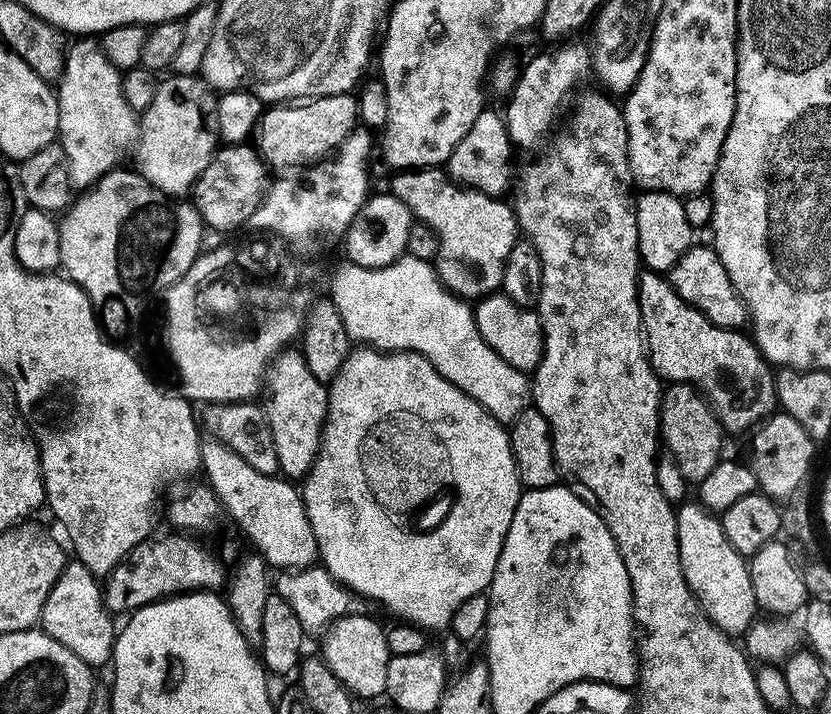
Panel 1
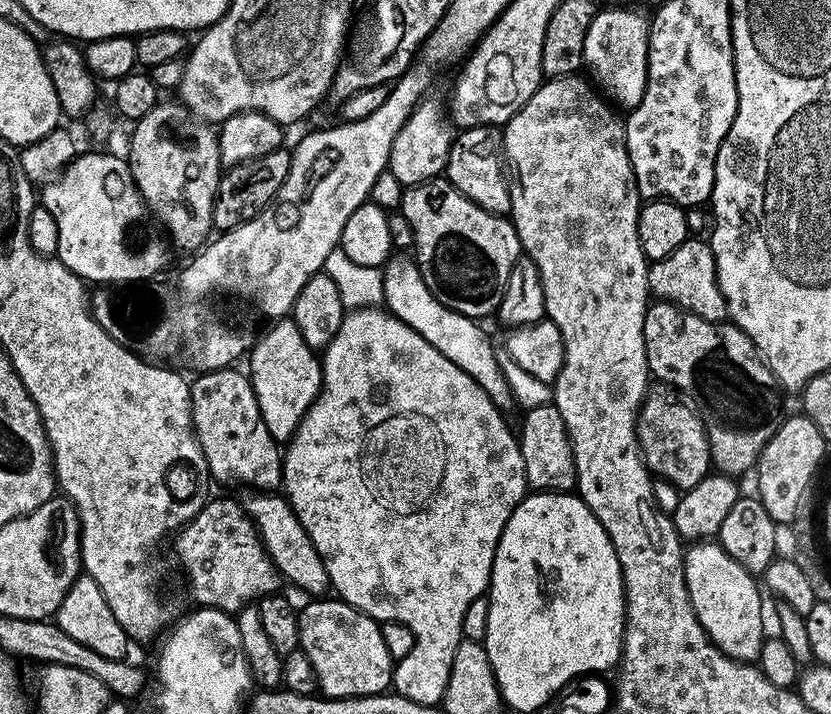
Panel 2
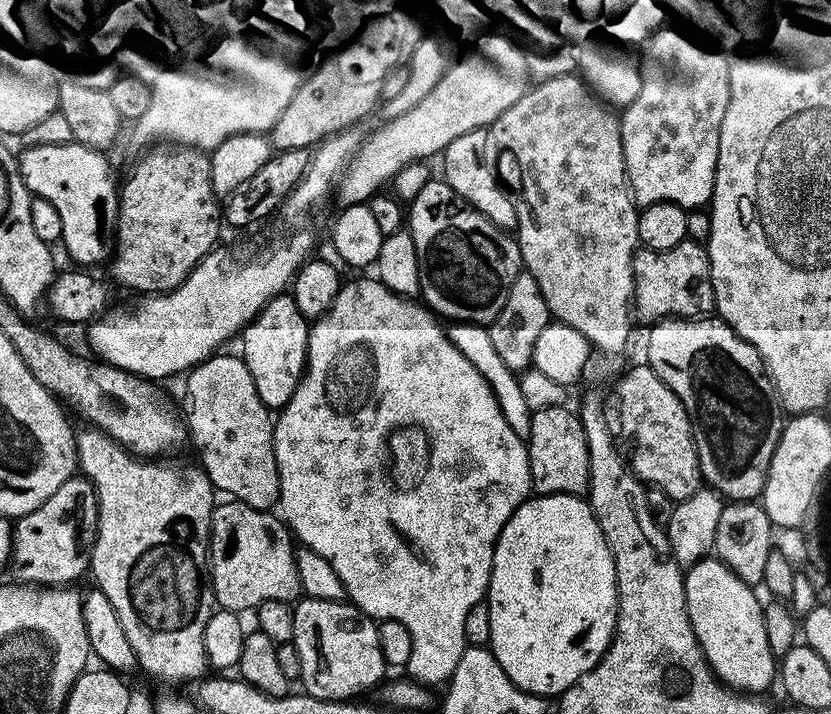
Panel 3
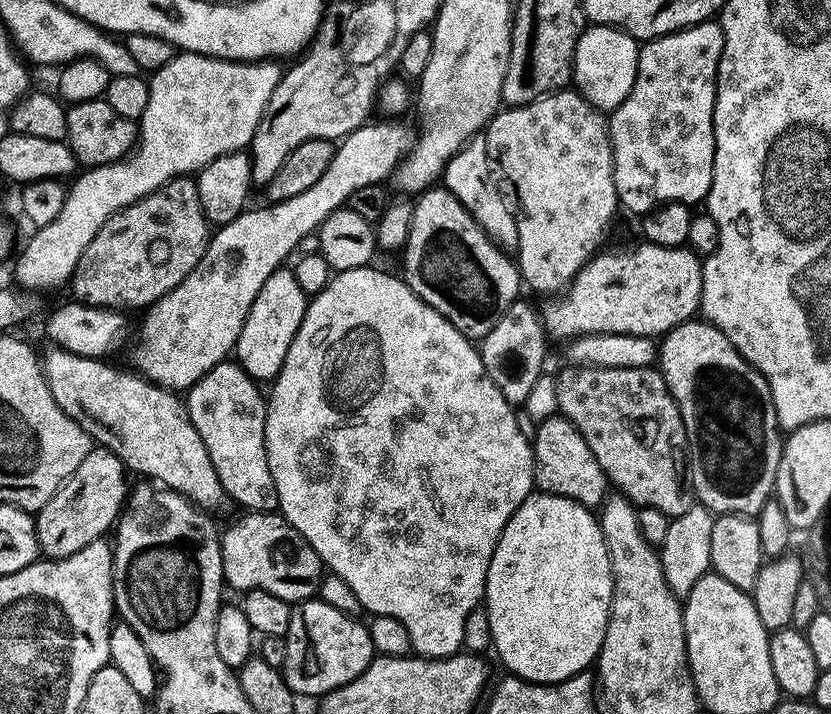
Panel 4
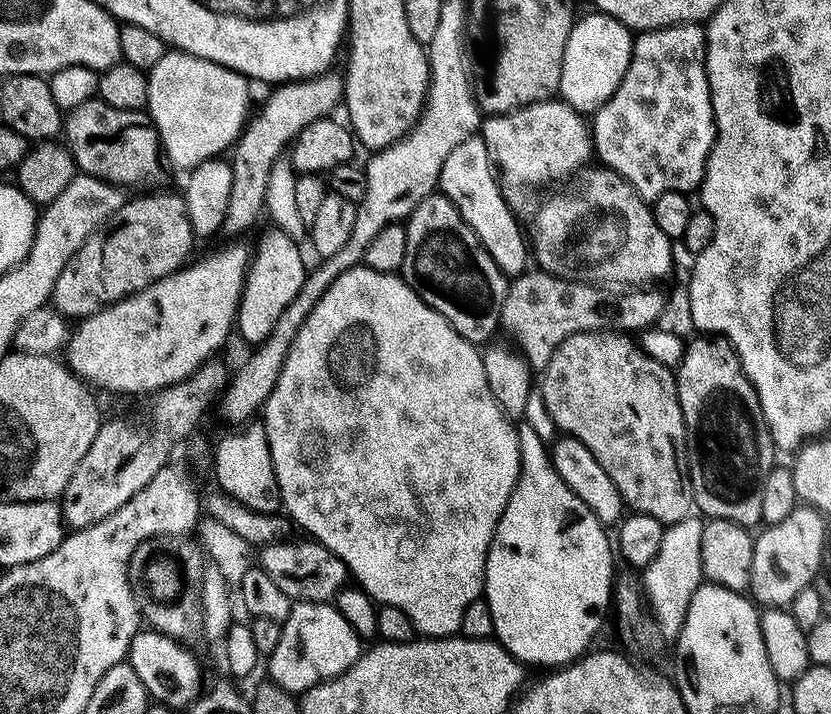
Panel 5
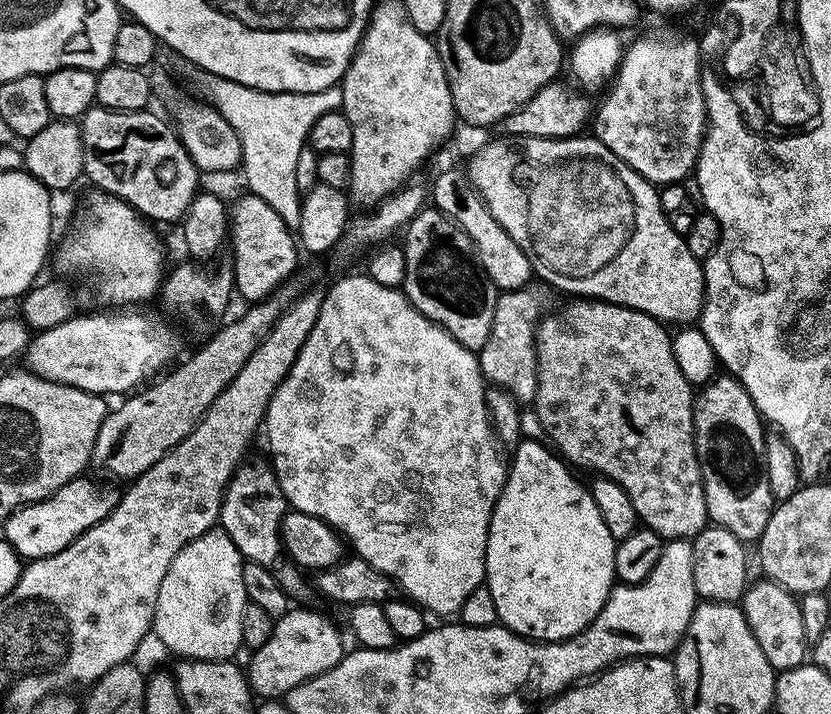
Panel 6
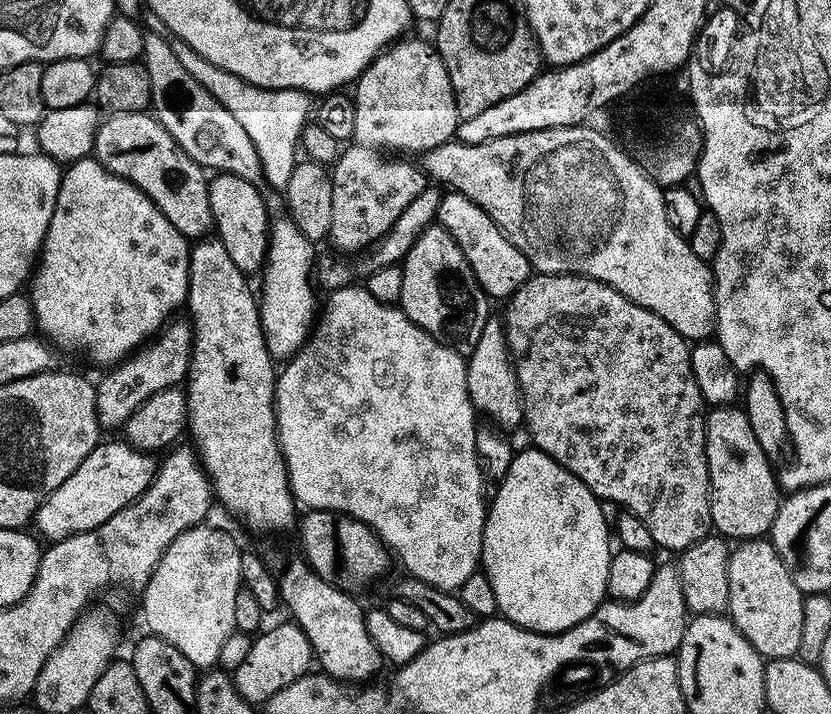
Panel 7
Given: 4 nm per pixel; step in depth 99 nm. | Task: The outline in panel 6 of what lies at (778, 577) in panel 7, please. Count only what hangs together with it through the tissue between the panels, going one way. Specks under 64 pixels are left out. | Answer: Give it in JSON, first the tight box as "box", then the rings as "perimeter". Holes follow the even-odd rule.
{"box":[742,578,810,673],"perimeter":[[[760,578],[757,584],[756,581],[749,583],[744,589],[742,607],[754,638],[758,638],[758,646],[762,646],[762,654],[766,654],[770,666],[776,669],[777,673],[805,663],[810,644],[805,640],[802,630],[800,601],[793,593],[787,592],[781,584],[770,579]]]}

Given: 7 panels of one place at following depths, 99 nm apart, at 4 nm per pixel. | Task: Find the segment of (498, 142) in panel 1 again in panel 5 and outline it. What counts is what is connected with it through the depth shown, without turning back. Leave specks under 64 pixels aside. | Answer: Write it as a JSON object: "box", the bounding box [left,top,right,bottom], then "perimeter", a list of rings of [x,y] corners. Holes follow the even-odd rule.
{"box":[438,134,530,278],"perimeter":[[[475,134],[456,146],[442,166],[438,185],[439,195],[445,196],[462,214],[466,226],[474,230],[478,242],[494,258],[498,270],[509,278],[515,278],[530,268],[530,240],[524,237],[504,192],[500,189],[497,169],[483,135]],[[497,180],[497,181],[496,181]],[[529,260],[529,264],[528,264]]]}

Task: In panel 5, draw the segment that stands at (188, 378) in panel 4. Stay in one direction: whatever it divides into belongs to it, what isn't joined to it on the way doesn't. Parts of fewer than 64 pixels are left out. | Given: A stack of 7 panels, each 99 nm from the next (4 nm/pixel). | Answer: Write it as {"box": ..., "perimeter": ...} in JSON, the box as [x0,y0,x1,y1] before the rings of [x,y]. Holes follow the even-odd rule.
{"box":[66,242,250,394],"perimeter":[[[228,242],[225,248],[220,248],[217,252],[212,252],[202,260],[189,263],[180,269],[179,272],[170,274],[158,282],[154,282],[146,290],[136,292],[128,296],[125,300],[120,300],[117,304],[112,304],[109,308],[103,308],[98,314],[85,316],[83,320],[75,325],[74,331],[69,335],[66,345],[66,363],[81,380],[89,385],[97,384],[100,388],[105,388],[108,392],[146,392],[153,394],[161,388],[170,387],[171,384],[182,382],[188,376],[194,374],[198,369],[217,355],[216,351],[228,340],[228,335],[233,335],[236,322],[236,313],[240,310],[240,296],[244,292],[244,279],[248,277],[248,265],[250,263],[250,248],[244,242]]]}

